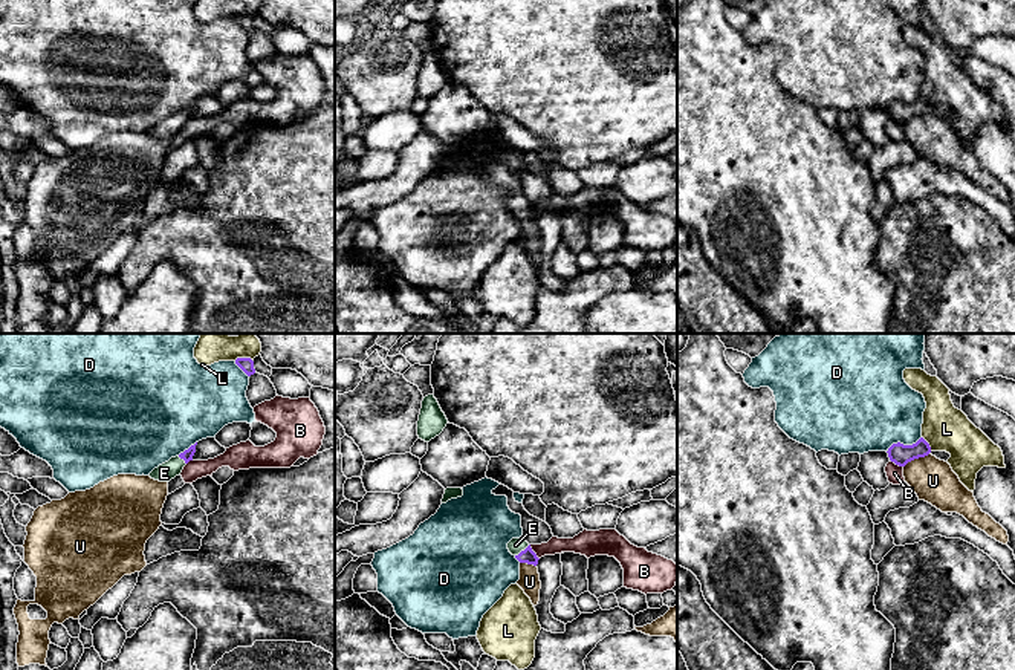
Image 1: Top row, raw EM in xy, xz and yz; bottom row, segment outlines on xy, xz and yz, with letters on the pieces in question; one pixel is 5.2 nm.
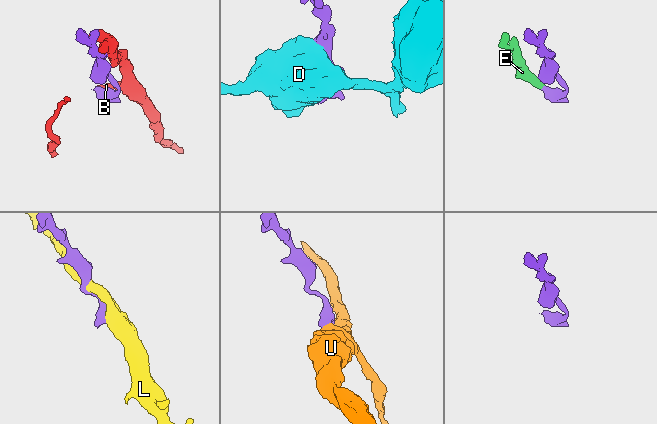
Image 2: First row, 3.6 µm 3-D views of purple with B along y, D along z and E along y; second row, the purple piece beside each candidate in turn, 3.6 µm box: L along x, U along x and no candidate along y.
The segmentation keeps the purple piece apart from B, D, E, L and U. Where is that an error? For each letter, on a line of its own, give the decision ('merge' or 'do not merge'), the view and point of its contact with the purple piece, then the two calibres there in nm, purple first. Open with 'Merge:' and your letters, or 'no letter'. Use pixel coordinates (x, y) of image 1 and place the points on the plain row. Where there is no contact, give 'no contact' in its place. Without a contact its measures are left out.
Merge: E
B: do not merge; contact xz (534, 210); calibres 80 and 100 nm
D: do not merge; contact yz (902, 101); calibres 110 and 440 nm
E: merge; contact xz (522, 208); calibres 80 and 80 nm
L: do not merge; contact yz (928, 101); calibres 110 and 240 nm
U: do not merge; contact yz (916, 115); calibres 110 and 220 nm

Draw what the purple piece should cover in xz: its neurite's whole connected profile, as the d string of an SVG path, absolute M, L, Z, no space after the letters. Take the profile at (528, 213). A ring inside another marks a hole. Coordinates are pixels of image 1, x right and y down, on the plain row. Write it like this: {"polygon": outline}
{"polygon": "M512 196L508 200L508 207L509 210L520 219L520 220L527 220L527 222L538 222L538 214L537 211L532 208L530 202L523 196Z"}

